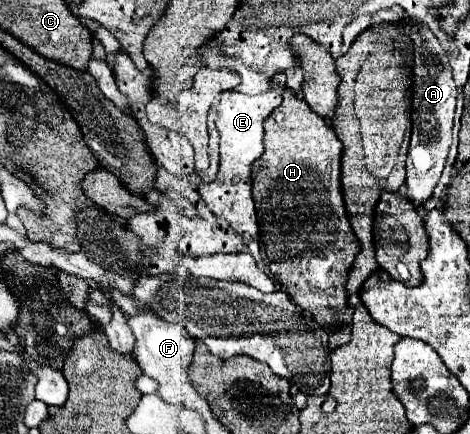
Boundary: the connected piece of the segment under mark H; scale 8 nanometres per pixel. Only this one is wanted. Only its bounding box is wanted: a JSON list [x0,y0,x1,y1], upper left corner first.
[253,89,359,345]

